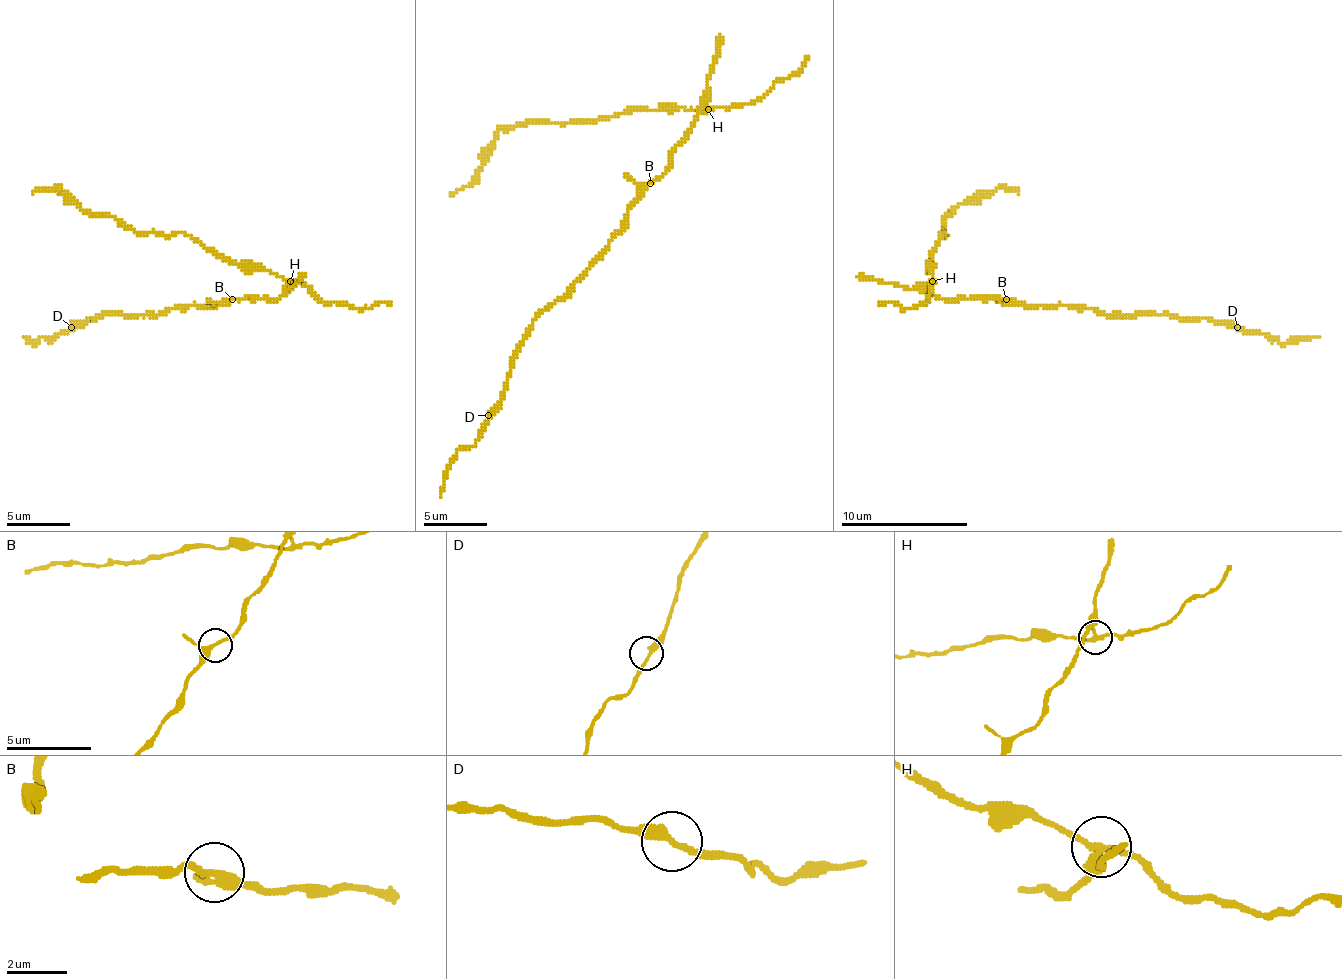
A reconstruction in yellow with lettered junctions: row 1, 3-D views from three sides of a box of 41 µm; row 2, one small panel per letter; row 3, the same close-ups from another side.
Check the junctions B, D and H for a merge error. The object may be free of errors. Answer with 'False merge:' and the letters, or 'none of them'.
False merge: H

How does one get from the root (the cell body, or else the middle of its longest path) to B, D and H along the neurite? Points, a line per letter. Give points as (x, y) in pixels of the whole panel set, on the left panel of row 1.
B: (248, 299), (232, 299)
D: (248, 299), (226, 299), (217, 305), (182, 305), (166, 308), (156, 315), (106, 315), (77, 321), (71, 327)
H: (248, 299), (277, 299), (286, 289), (289, 280)

